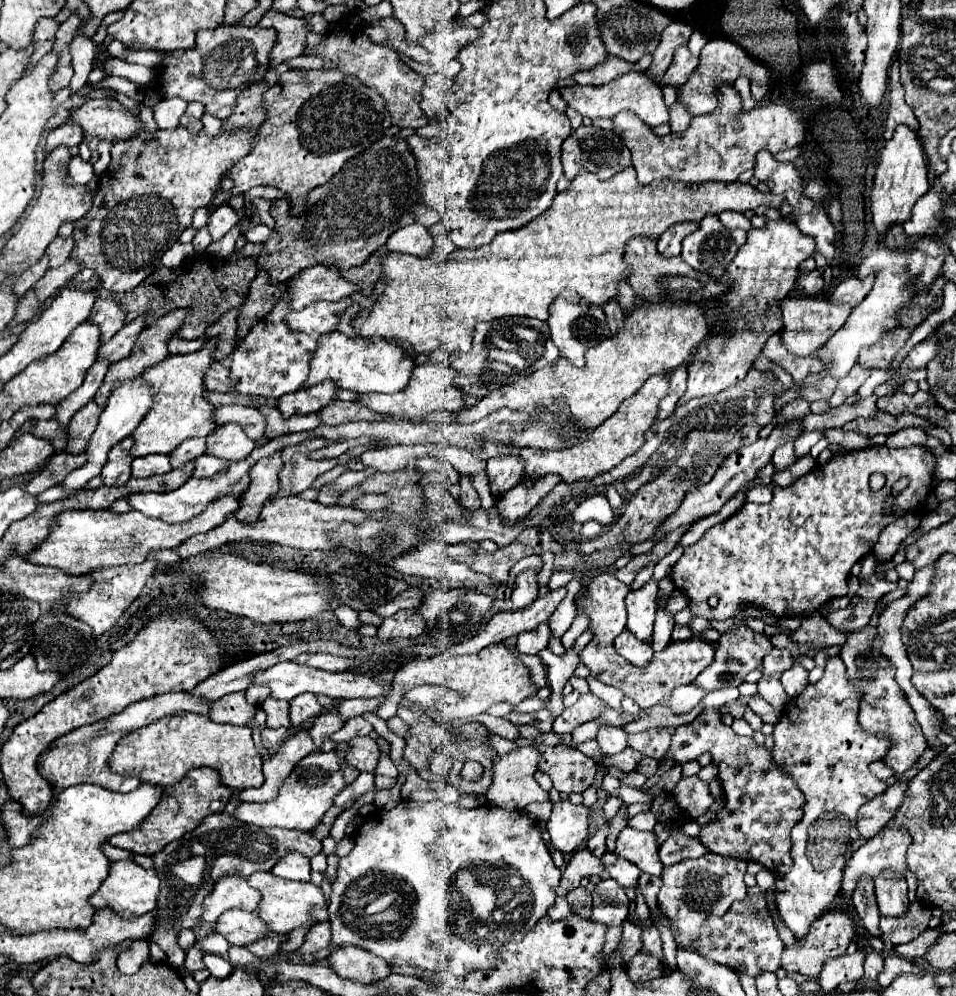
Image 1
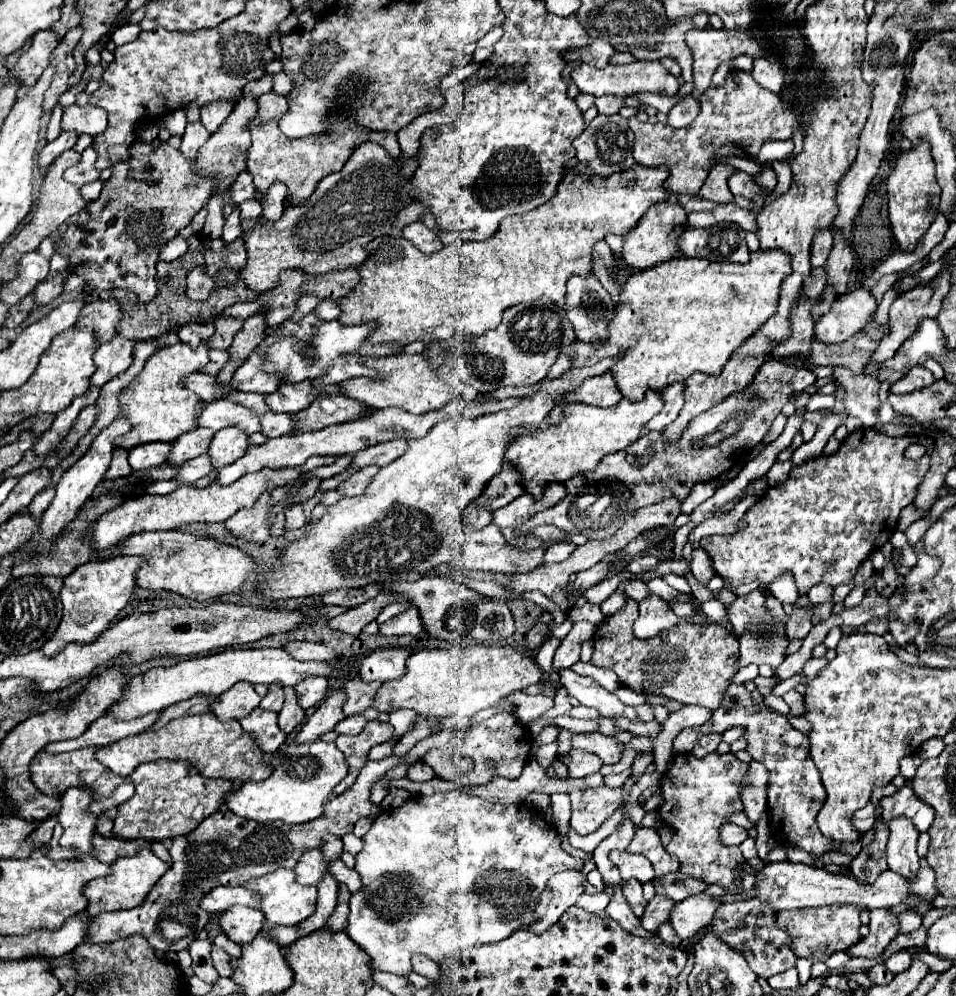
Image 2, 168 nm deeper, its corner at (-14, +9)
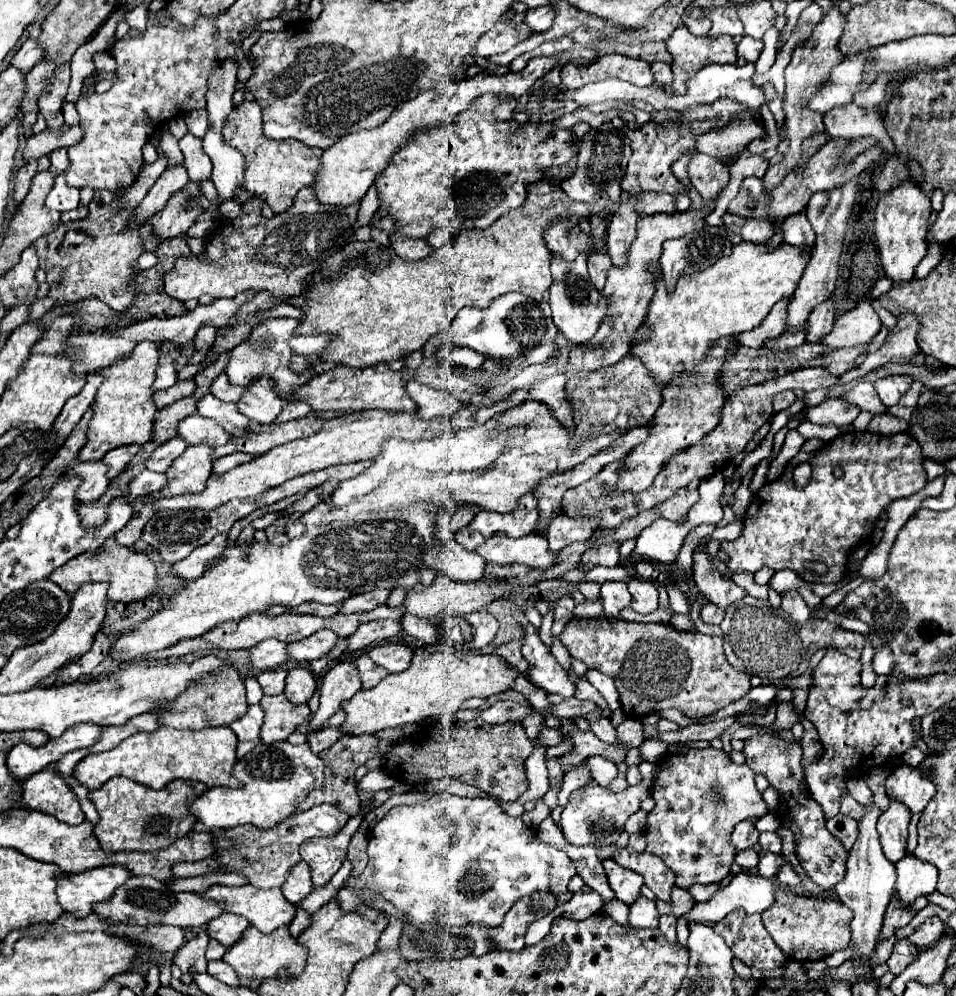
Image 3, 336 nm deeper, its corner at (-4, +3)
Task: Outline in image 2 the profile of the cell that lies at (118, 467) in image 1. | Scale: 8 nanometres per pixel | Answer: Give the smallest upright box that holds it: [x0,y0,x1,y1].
[103,448,133,480]

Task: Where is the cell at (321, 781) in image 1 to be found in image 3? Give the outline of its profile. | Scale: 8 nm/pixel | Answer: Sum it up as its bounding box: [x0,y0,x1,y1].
[191,742,325,832]

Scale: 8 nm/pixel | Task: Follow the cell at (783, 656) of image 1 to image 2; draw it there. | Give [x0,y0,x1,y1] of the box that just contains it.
[787,606,811,642]

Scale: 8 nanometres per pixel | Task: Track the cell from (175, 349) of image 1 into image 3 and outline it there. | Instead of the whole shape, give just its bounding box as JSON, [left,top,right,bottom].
[153,346,183,390]

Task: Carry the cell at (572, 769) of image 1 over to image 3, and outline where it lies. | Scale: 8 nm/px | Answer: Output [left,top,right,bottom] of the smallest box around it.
[585,756,617,786]

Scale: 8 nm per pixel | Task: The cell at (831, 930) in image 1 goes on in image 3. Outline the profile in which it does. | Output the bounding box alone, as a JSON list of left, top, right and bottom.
[761,890,853,962]

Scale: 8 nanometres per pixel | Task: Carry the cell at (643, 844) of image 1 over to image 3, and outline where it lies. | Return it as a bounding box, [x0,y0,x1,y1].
[613,848,675,902]

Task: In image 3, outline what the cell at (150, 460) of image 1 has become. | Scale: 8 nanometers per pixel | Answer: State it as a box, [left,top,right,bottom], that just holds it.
[103,444,139,478]

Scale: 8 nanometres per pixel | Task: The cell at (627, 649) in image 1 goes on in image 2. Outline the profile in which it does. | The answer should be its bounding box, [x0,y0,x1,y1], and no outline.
[633,594,679,638]

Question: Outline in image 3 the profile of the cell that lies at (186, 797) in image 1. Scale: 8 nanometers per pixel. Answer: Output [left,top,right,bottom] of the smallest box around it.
[89,776,207,852]

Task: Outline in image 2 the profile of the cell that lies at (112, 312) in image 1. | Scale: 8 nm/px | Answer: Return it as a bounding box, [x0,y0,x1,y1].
[75,300,123,342]

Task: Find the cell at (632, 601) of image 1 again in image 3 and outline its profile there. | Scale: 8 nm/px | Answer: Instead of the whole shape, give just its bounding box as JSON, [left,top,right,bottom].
[601,582,629,616]

